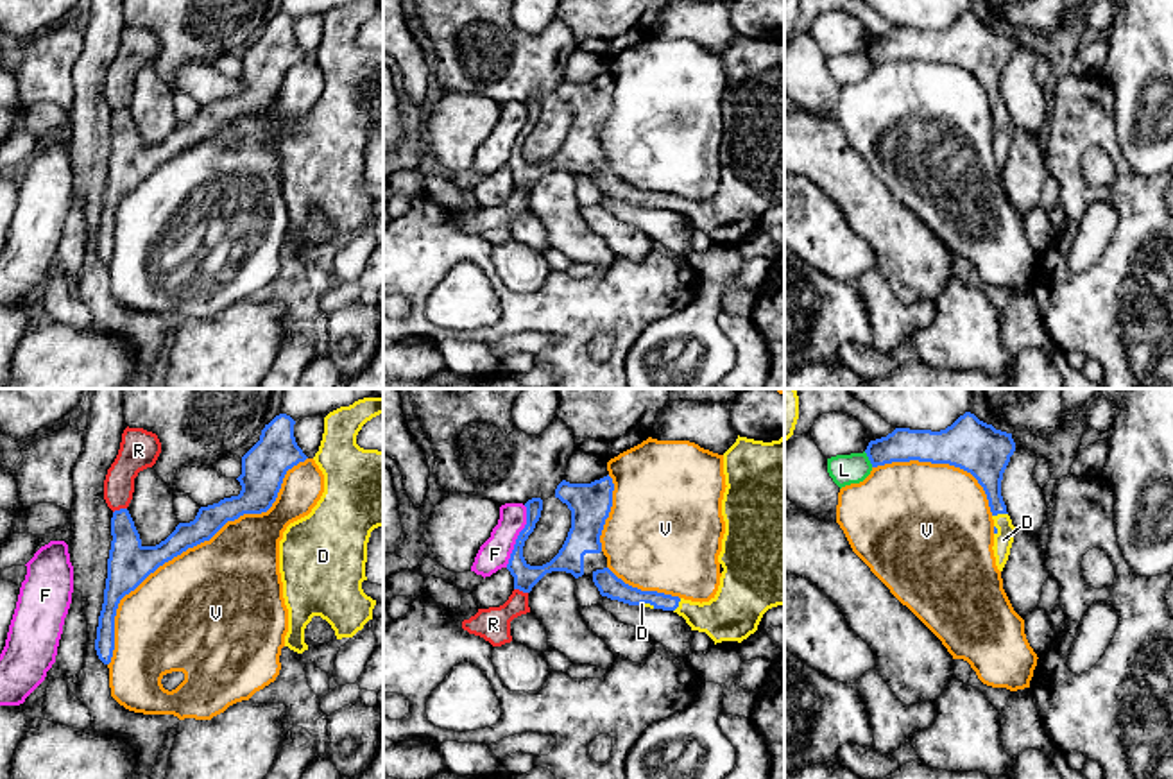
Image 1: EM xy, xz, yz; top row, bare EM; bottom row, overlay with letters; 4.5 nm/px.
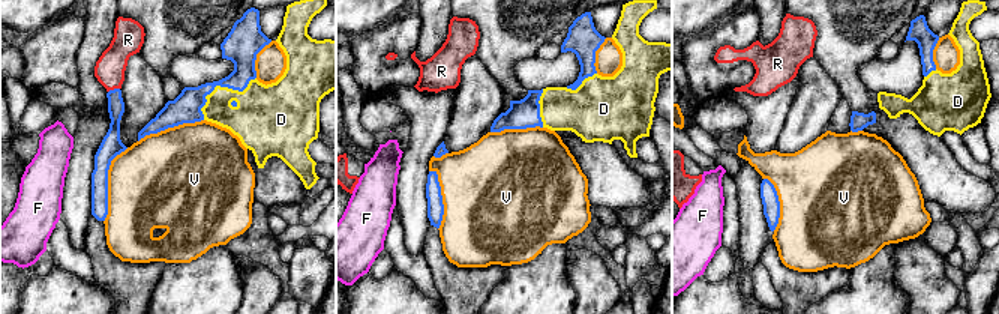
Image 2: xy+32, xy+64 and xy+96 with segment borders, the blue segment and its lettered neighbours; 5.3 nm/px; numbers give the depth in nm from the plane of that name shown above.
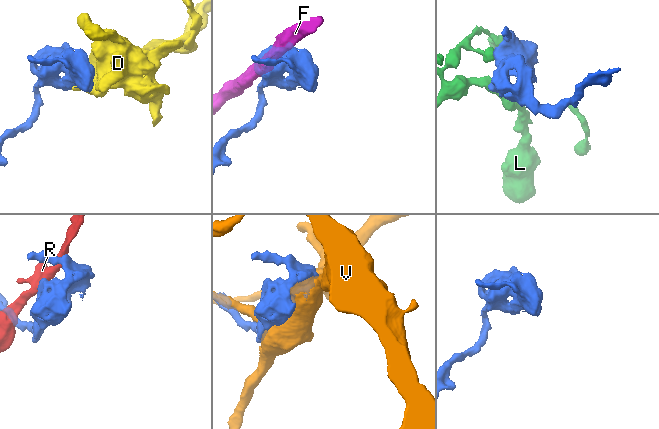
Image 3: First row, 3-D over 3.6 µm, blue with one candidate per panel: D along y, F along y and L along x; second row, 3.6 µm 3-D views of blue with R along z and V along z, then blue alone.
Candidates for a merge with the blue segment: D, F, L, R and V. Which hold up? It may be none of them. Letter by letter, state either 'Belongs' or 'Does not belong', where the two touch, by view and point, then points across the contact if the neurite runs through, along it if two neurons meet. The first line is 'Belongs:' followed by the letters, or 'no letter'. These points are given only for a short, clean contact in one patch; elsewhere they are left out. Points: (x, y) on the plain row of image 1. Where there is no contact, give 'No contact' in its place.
Belongs: D
D: Belongs. Touches blue at yz (1000, 111). Path across: yz (985, 58), (1000, 111), (1003, 138)
F: Does not belong. Touches blue at xz (518, 135)
L: Does not belong. Touches blue at yz (869, 58). Boundary: yz (864, 51), (873, 65)
R: Does not belong. Touches blue at xy (120, 108)
V: Does not belong. Touches blue at xy (190, 145)

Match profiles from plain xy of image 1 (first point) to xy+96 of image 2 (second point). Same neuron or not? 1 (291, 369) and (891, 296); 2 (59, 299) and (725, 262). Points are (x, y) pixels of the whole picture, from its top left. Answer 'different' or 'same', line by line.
1: different
2: different

